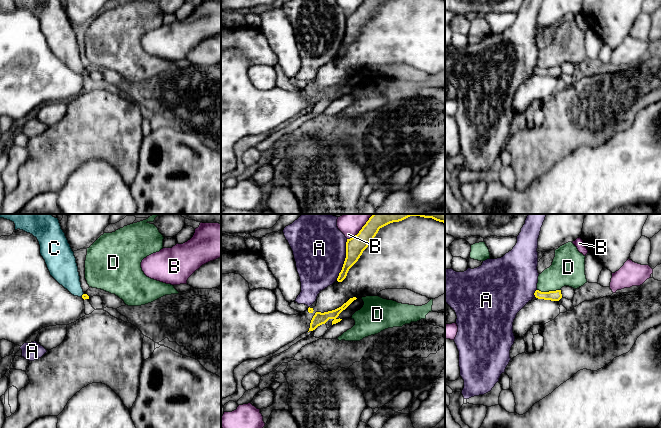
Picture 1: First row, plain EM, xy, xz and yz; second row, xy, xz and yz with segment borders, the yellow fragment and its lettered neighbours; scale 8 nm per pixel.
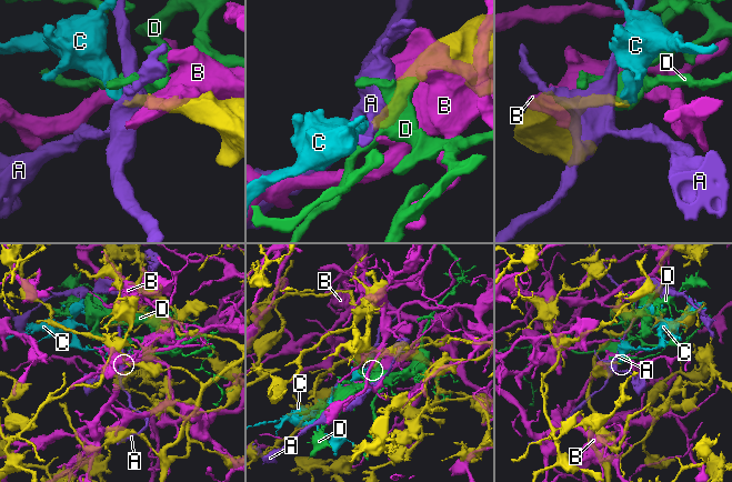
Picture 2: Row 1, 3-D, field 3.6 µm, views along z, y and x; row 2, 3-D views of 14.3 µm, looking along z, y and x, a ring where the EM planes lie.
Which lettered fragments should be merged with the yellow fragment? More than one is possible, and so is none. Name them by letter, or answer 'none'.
C

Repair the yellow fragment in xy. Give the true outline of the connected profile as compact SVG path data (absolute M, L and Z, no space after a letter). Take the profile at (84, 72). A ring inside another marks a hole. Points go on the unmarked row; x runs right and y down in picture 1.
M15 0L17 5L37 14L50 51L60 61L74 72L89 75L81 63L76 34L60 0Z

